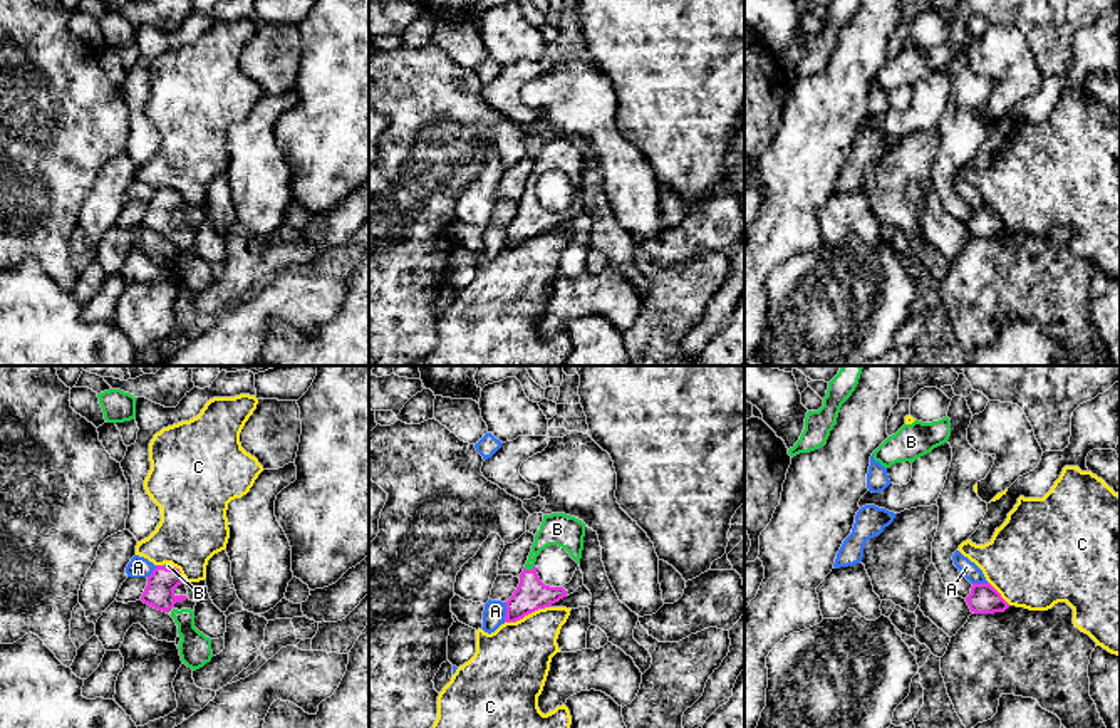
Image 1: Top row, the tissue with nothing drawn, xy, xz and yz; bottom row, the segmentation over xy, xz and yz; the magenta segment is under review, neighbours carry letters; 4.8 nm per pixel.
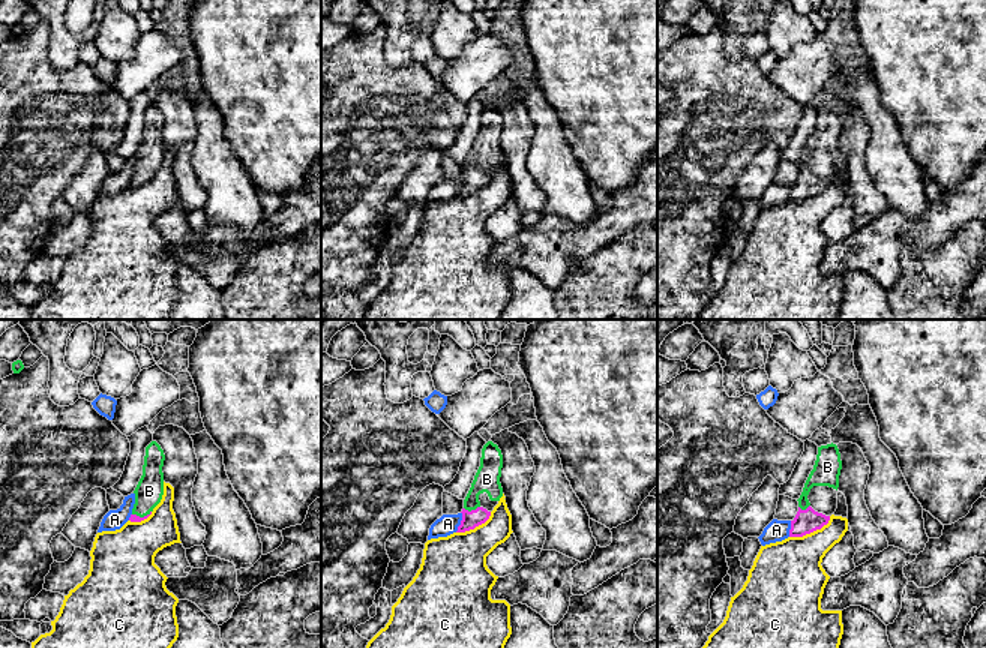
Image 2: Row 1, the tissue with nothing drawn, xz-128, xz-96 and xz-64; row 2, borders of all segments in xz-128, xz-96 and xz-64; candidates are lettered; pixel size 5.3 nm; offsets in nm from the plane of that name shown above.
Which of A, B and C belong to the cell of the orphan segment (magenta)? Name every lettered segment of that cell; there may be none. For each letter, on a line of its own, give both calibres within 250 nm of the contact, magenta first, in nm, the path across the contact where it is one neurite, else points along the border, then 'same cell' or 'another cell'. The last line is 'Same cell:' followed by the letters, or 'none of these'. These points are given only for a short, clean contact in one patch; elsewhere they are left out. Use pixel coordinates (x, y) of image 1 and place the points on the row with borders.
A: 160 nm thick on the magenta side, 110 nm on the other; another cell
B: 160 nm thick on the magenta side, 160 nm on the other; runs through xz (532, 594), (532, 569), (535, 549), (557, 529); same cell
C: 160 nm thick on the magenta side, 360 nm on the other; another cell
Same cell: B

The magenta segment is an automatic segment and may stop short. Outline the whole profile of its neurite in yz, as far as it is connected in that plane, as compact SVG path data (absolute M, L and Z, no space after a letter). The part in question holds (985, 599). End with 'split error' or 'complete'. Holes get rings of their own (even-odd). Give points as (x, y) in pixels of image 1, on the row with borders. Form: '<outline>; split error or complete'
M989 582L972 584L971 594L966 597L966 602L974 614L1004 612L1009 607L1009 604Z; complete

